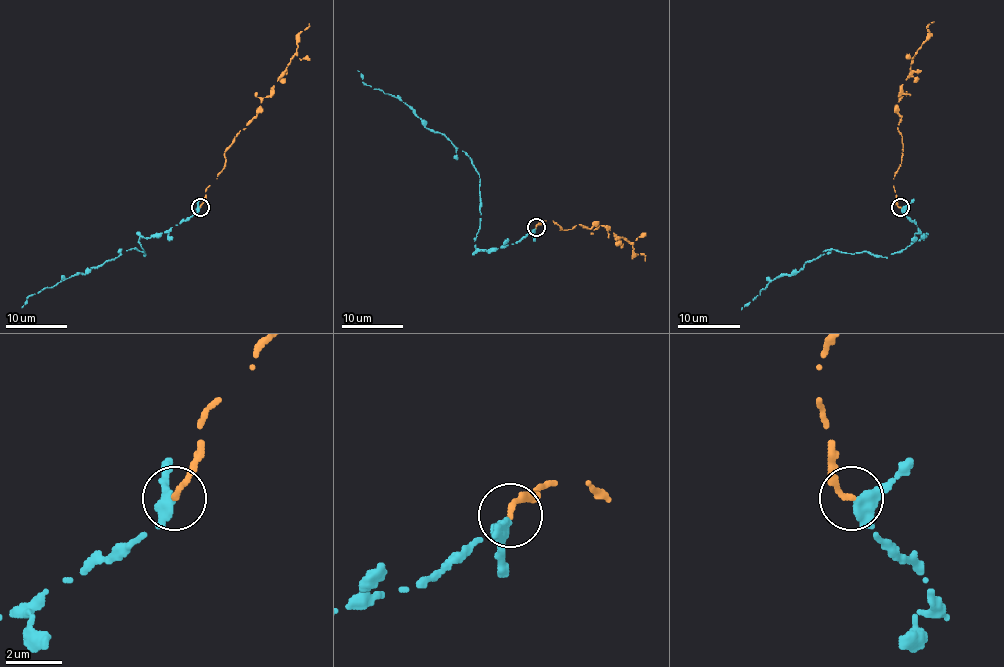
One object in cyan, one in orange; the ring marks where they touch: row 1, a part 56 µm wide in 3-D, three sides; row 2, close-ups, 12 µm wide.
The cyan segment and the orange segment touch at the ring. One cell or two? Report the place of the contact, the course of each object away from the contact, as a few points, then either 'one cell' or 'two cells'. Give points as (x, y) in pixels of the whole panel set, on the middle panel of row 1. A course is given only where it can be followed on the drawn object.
(536, 227) | cyan via (534, 228), (516, 243), (479, 250), (480, 178), (471, 158), (398, 98), (366, 85), (358, 70) | orange via (536, 228), (541, 222), (553, 220), (561, 229), (603, 225), (630, 243), (635, 256), (641, 253), (644, 260) | two cells

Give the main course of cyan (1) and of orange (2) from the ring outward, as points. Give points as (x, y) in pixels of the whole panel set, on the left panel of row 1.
1: (198, 207), (194, 215), (164, 232), (138, 240), (144, 255), (135, 248), (127, 251), (30, 296), (22, 308)
2: (200, 207), (205, 190), (225, 164), (225, 150), (257, 113), (308, 23)

